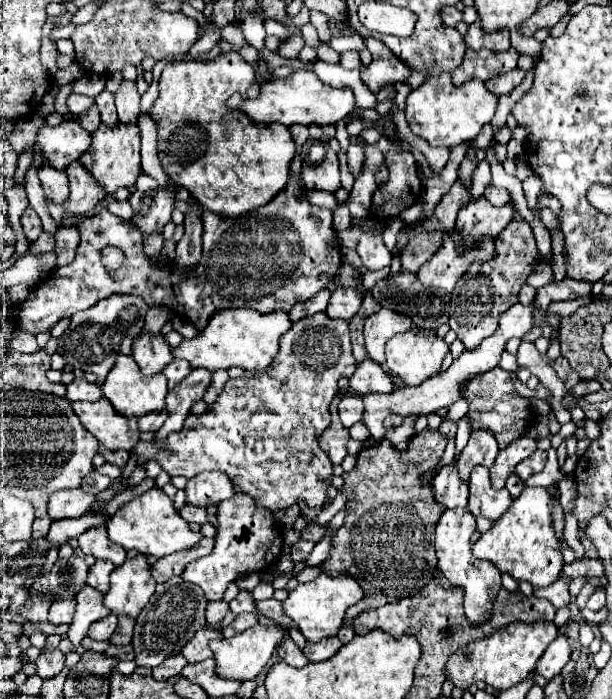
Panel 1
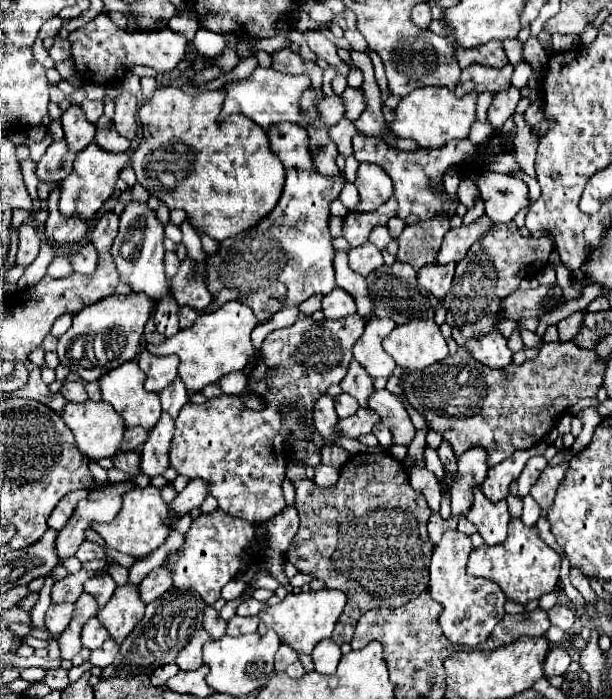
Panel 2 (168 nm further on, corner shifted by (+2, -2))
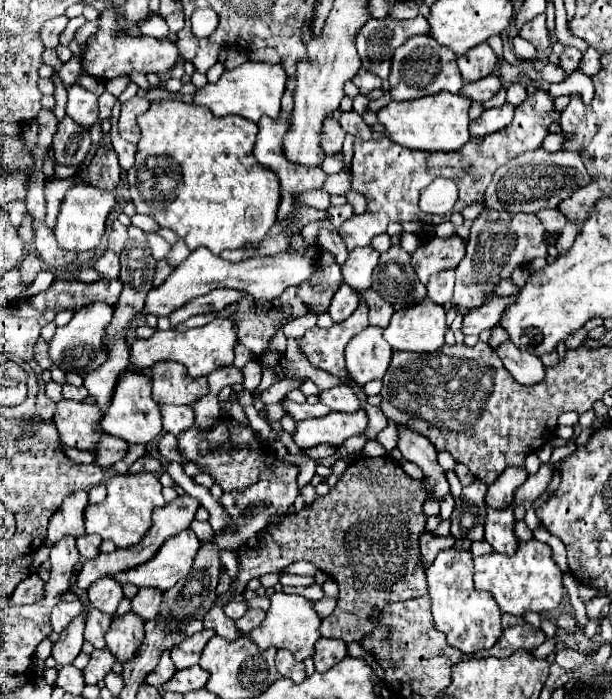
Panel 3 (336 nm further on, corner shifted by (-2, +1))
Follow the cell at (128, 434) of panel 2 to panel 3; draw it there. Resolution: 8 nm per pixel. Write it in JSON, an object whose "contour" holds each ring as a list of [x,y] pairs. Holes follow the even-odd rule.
{"contour":[[[104,434],[100,444],[98,444],[98,452],[96,452],[98,454],[98,462],[96,464],[102,466],[102,468],[112,466],[114,462],[122,460],[126,456],[126,452],[128,452],[128,442],[122,442],[118,438],[112,438],[112,436]]]}

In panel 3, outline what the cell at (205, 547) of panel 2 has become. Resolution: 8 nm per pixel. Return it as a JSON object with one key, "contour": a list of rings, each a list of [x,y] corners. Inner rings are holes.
{"contour":[[[186,528],[180,534],[176,534],[174,538],[166,540],[164,546],[158,550],[158,554],[150,562],[138,566],[138,568],[120,572],[114,576],[114,580],[118,580],[120,584],[130,582],[130,584],[136,584],[138,588],[152,586],[152,588],[168,590],[178,580],[188,576],[188,572],[194,566],[200,546],[202,544],[196,538],[194,530]]]}

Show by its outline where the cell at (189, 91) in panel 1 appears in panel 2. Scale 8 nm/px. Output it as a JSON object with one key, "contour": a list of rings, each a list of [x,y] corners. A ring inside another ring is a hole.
{"contour":[[[176,85],[158,87],[138,111],[142,139],[130,159],[138,183],[148,189],[150,195],[162,201],[170,211],[184,209],[196,233],[206,233],[214,241],[232,239],[256,227],[276,207],[284,187],[284,167],[276,153],[270,151],[262,127],[240,114],[218,122],[222,97],[222,91],[204,91],[198,97],[186,97]]]}

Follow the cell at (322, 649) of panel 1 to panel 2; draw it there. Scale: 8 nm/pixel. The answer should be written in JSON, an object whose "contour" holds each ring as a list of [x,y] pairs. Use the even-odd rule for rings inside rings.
{"contour":[[[326,639],[326,641],[320,641],[314,651],[312,651],[312,659],[314,659],[314,669],[318,673],[324,673],[324,675],[332,675],[336,671],[336,665],[340,661],[342,653],[340,653],[340,647],[332,641],[332,639]]]}

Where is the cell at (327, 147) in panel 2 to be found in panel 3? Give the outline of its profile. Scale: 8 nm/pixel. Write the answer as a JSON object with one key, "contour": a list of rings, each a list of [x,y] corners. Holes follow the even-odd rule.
{"contour":[[[330,118],[322,124],[322,134],[320,134],[320,148],[326,156],[334,156],[336,152],[342,150],[342,142],[344,142],[344,130],[342,126]]]}

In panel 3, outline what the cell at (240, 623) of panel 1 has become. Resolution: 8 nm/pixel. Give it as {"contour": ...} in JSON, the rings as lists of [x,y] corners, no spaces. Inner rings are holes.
{"contour":[[[248,610],[240,620],[236,620],[236,628],[240,634],[250,634],[254,628],[258,628],[264,620],[264,610]]]}

